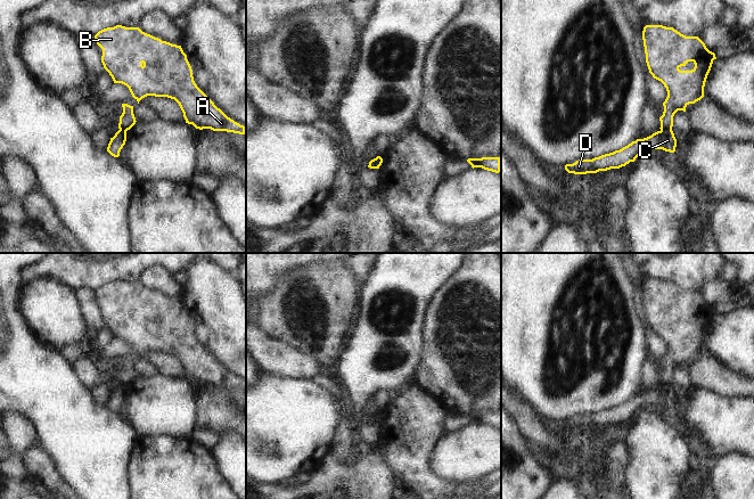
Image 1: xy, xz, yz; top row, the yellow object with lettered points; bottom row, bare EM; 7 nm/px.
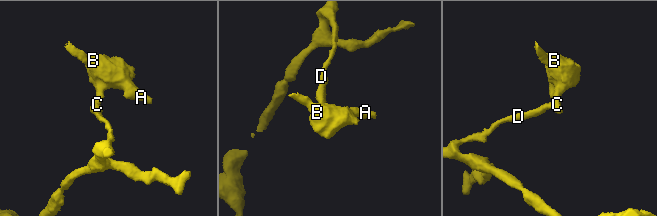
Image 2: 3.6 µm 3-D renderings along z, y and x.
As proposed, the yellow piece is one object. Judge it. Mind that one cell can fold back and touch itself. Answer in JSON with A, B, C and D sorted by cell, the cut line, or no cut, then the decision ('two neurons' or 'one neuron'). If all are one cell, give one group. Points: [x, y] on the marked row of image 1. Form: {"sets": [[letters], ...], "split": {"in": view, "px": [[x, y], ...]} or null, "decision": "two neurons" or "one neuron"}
{"sets": [["A", "B"], ["C", "D"]], "split": {"in": "yz", "px": [[661, 129], [671, 130]]}, "decision": "two neurons"}

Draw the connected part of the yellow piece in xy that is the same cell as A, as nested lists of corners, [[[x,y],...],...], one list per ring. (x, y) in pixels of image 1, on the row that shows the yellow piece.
[[[116,25],[99,31],[95,35],[97,44],[103,49],[101,63],[114,83],[126,85],[138,101],[147,97],[167,97],[174,99],[186,120],[196,129],[211,129],[245,134],[245,126],[228,117],[194,81],[192,69],[181,46],[162,41],[142,32],[139,27]]]

